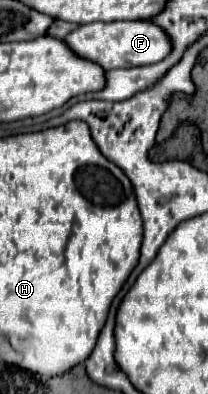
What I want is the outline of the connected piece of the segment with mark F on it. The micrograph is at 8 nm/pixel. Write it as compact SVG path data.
M112 21L112 23L86 23L74 29L66 43L74 53L84 59L96 61L104 69L118 69L118 67L138 67L138 65L152 65L162 61L172 53L172 41L168 41L168 33L152 25L152 21Z

